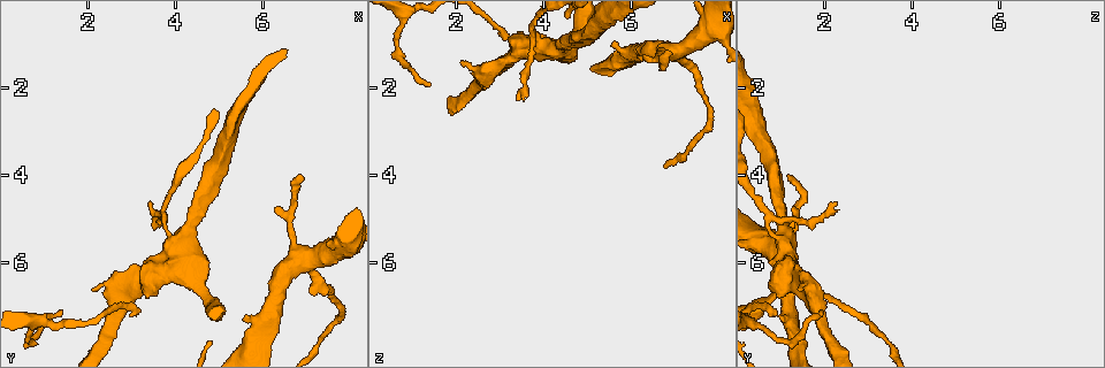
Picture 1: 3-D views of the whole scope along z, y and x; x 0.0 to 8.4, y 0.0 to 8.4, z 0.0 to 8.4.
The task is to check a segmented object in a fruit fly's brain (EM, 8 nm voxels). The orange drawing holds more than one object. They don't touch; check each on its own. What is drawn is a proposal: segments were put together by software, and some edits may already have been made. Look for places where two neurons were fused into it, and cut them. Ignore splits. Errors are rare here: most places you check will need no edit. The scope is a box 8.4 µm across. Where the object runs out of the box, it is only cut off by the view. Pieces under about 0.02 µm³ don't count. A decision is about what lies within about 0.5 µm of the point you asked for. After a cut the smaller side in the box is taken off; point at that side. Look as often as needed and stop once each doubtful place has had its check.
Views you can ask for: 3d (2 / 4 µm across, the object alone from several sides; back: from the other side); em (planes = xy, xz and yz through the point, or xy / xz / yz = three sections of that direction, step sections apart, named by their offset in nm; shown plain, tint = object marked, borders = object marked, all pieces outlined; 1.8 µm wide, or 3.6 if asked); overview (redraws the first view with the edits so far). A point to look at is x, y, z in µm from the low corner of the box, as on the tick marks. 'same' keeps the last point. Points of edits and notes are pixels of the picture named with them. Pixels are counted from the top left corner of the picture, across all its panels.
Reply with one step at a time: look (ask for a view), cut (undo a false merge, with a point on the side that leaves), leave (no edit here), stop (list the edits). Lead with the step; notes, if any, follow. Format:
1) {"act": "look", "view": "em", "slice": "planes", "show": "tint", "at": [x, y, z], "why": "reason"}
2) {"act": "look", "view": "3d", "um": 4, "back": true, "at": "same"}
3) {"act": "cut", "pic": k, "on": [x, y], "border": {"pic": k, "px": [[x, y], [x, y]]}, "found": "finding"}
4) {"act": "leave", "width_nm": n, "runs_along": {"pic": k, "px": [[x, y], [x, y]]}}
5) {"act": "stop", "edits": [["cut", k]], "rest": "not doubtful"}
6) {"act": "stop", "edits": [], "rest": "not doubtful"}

{"act": "look", "view": "em", "slice": "planes", "show": "plain", "at": [7.10, 6.00, 1.25], "why": "sudden change in width"}

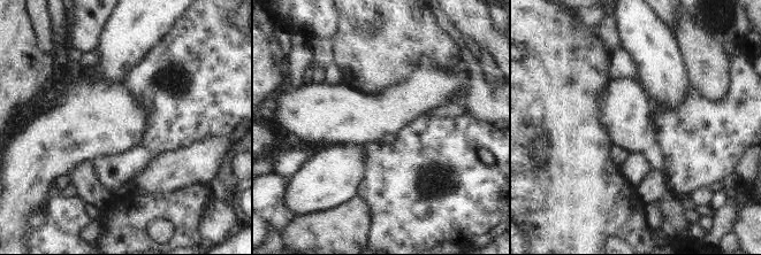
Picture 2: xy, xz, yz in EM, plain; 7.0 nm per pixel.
{"act": "look", "view": "em", "slice": "planes", "show": "borders", "at": "same"}

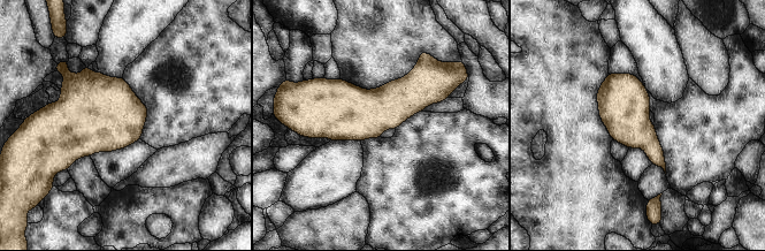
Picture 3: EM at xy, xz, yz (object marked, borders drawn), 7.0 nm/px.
{"act": "leave", "found": "one neuron here"}

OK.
{"act": "look", "view": "em", "um": 3.6, "slice": "planes", "show": "tint", "at": [4.00, 6.00, 1.05], "why": "two arms at a narrow angle"}

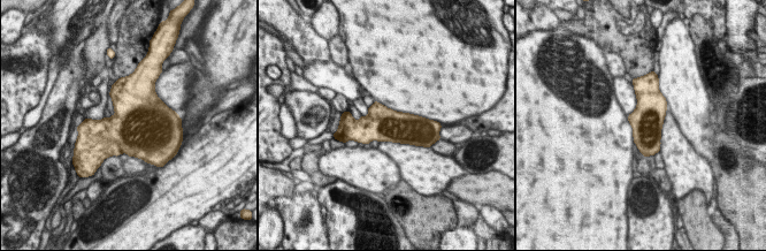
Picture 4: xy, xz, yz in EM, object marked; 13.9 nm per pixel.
{"act": "leave", "found": "one neuron here"}

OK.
{"act": "look", "view": "3d", "um": 4, "back": true, "at": [3.70, 5.00, 0.65], "why": "thick turns thin"}

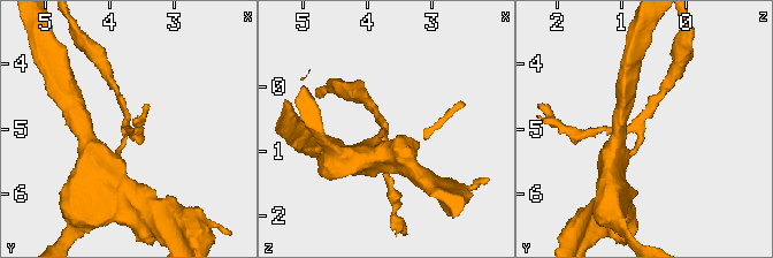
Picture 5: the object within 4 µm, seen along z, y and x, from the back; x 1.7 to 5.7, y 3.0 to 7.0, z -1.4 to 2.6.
{"act": "look", "view": "em", "slice": "planes", "show": "tint", "at": [3.80, 5.05, 0.70]}

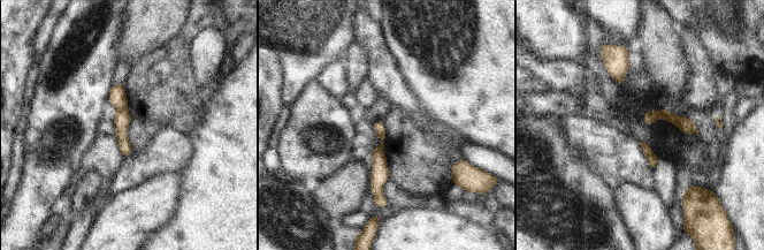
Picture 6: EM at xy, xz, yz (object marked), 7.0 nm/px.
{"act": "cut", "pic": 6, "on": [117, 98], "part_leaving": {"pic": 6, "px": [[380, 149], [376, 196]]}, "found": "a second neuron is stuck on"}

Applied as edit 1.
{"act": "stop", "edits": [["cut", 6]], "rest": "not doubtful"}

